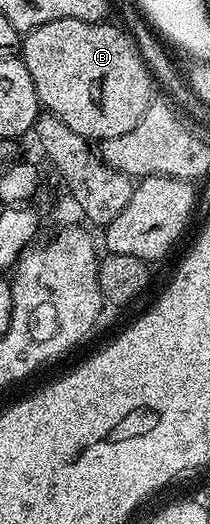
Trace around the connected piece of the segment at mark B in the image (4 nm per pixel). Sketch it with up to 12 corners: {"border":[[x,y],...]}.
{"border":[[59,19],[22,39],[41,108],[89,141],[153,102],[131,34]]}

